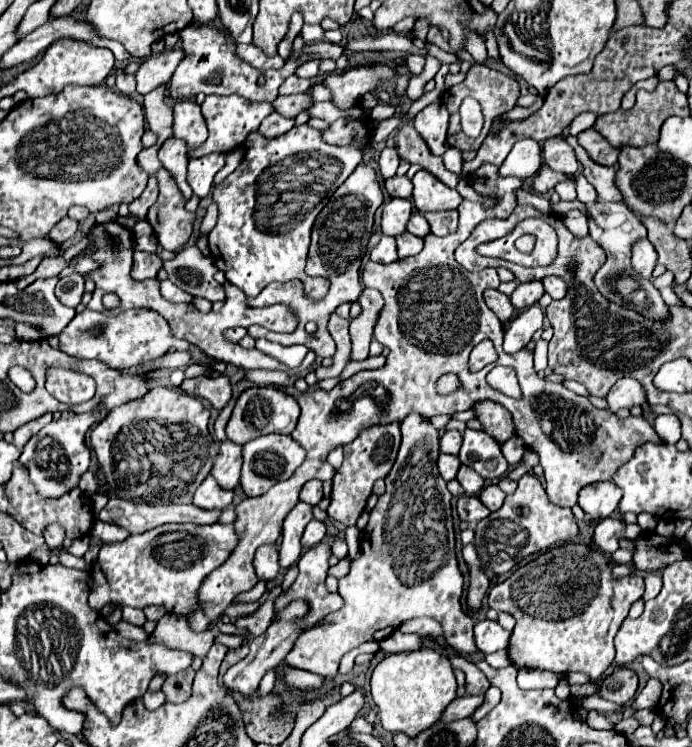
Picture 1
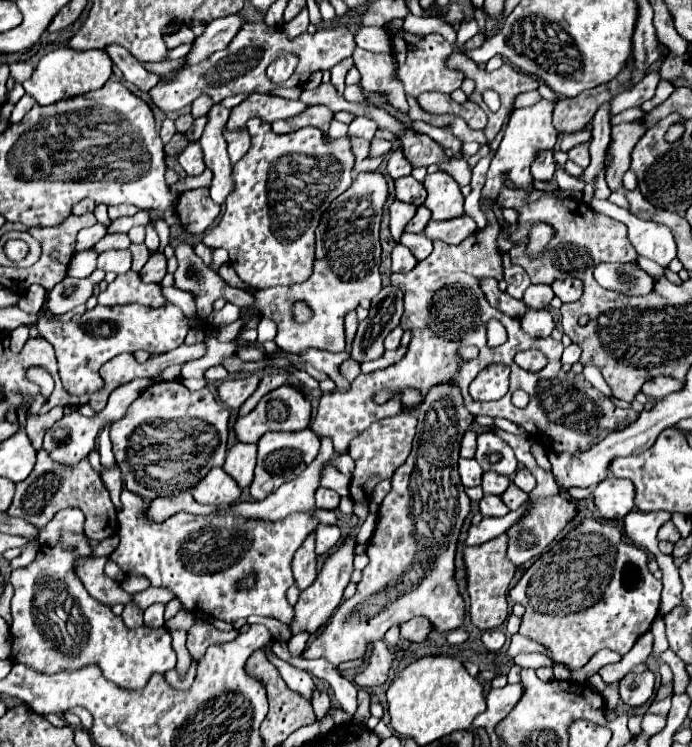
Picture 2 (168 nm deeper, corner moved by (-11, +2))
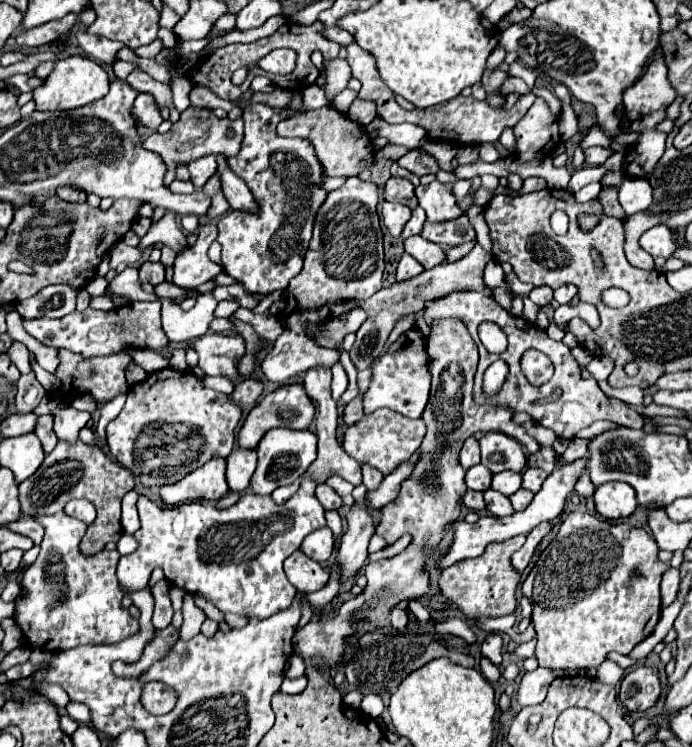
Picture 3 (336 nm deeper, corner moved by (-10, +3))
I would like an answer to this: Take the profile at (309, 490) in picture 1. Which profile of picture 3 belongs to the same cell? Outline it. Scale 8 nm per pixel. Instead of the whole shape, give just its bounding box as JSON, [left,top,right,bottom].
[316,483,342,511]

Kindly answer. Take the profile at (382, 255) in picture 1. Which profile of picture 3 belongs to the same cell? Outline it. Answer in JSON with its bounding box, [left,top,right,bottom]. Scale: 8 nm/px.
[396,253,424,281]

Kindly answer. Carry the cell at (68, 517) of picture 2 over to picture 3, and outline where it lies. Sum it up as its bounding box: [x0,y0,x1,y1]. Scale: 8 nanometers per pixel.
[64,499,96,525]

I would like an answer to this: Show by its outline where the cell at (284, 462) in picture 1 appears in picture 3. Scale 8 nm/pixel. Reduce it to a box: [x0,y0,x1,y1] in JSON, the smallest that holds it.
[252,429,316,495]

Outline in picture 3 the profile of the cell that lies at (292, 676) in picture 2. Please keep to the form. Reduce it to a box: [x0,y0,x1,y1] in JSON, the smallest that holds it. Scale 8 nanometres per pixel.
[286,657,306,679]

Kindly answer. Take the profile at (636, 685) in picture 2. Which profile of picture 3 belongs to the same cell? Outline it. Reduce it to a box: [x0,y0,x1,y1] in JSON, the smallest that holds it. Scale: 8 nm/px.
[620,667,662,711]

